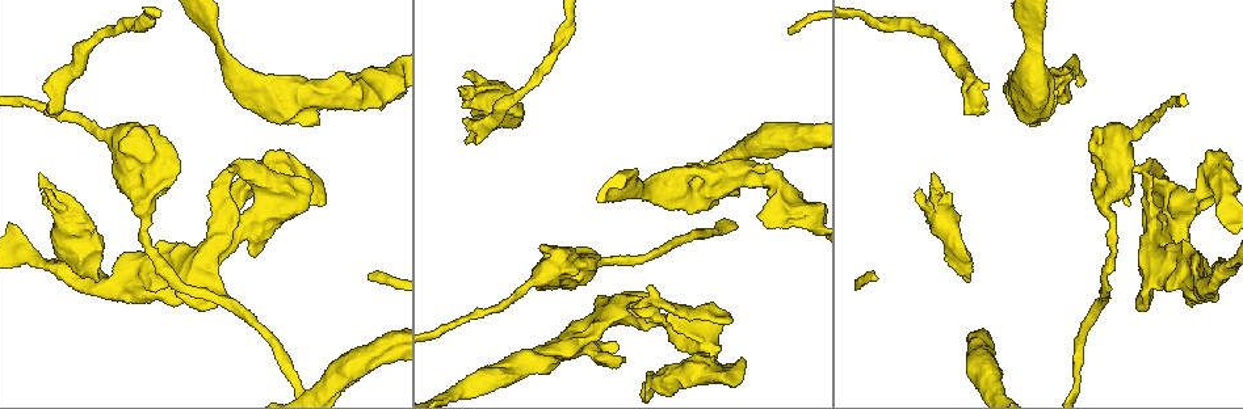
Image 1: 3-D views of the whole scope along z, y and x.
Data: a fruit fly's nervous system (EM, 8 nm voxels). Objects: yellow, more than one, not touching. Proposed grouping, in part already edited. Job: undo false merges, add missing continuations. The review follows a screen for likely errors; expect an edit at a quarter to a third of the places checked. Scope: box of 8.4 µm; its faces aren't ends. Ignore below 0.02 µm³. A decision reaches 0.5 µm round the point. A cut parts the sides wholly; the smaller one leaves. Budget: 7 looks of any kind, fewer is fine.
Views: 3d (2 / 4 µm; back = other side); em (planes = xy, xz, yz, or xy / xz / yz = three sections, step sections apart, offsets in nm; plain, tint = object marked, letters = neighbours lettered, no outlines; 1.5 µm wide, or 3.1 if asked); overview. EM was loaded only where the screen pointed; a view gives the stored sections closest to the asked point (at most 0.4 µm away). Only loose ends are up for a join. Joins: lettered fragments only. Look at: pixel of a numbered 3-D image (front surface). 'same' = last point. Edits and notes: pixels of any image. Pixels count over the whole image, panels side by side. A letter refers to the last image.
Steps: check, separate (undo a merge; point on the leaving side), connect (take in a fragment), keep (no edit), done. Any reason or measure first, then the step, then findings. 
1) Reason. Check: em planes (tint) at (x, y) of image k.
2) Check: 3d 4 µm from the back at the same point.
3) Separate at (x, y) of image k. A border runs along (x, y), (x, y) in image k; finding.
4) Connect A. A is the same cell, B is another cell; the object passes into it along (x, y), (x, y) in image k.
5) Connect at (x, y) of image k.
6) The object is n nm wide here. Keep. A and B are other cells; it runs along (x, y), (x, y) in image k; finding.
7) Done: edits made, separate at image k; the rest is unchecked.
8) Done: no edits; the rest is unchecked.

Sudden change in width. Check: em xz step 4 (tint) at (508, 115) of image 1.

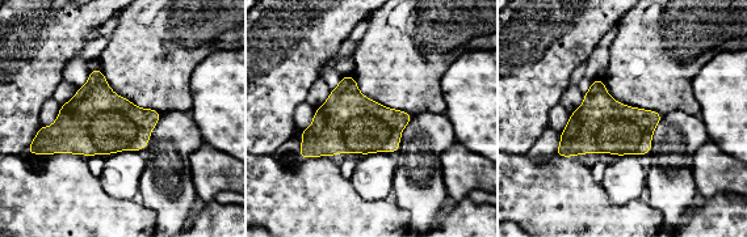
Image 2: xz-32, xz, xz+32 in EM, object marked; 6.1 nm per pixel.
Check: em planes (tint) at the same point.

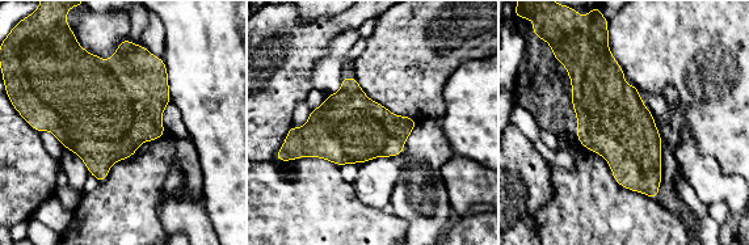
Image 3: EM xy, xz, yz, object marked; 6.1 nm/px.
What lies round it. Check: em planes (letters) at the same point.

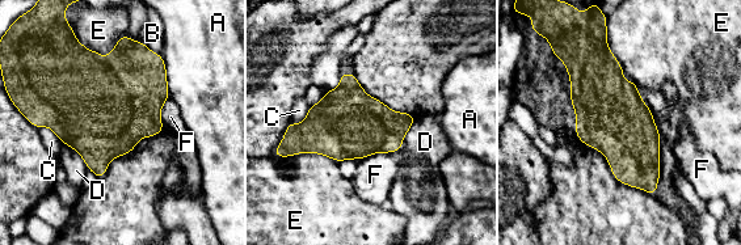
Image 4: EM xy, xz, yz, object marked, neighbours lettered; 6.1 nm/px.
The longest contact is with E, 300 nm. Keep. A, B, C, D, E and F are other cells; a border runs along (400, 148), (358, 160) in image 4; one neuron here.

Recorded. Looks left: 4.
An open end. Check: em planes (letters) at (460, 88) of image 1.

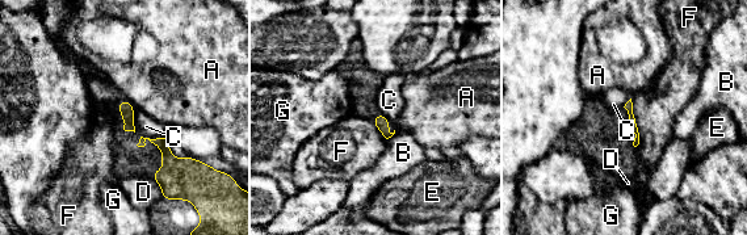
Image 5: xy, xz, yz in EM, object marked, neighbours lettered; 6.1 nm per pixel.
The longest contact is with F, 300 nm. Keep. A, B, C, D, E, F and G are other cells; it runs along (629, 103), (636, 143) in image 5; no lettered fragment goes on from it.

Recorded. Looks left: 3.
Free end. Check: 3d 4 µm at (757, 167) of image 1.

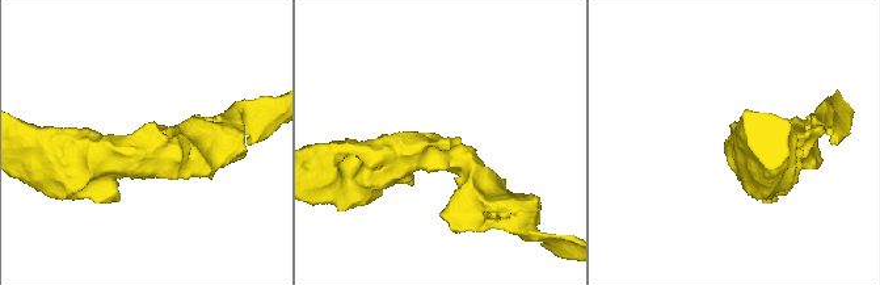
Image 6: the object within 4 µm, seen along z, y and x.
Check: em planes (letters) at (729, 125) of image 6.

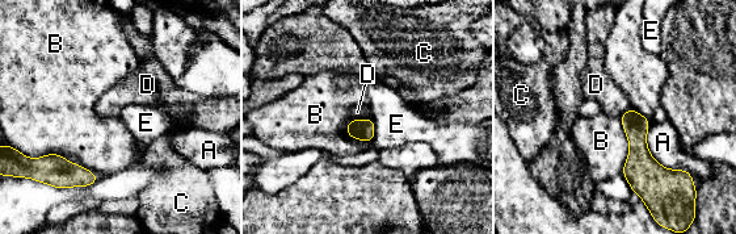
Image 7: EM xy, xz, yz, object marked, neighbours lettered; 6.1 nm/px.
The longest contact is with B, 420 nm. Keep. A, B, C, D and E are other cells; no lettered fragment goes on from it.

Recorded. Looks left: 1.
Done: no edits; the rest is unchecked.

